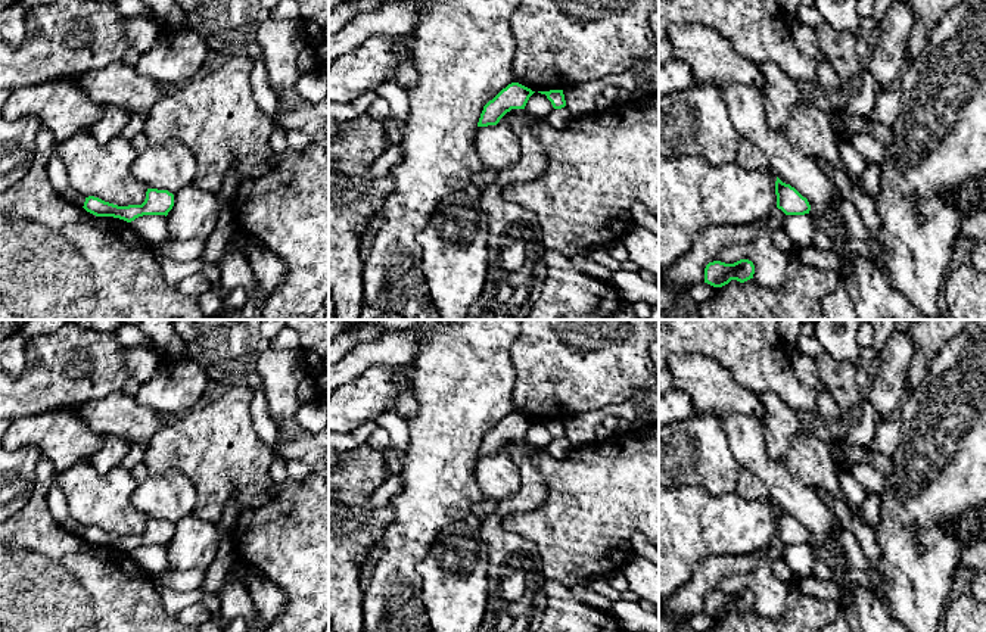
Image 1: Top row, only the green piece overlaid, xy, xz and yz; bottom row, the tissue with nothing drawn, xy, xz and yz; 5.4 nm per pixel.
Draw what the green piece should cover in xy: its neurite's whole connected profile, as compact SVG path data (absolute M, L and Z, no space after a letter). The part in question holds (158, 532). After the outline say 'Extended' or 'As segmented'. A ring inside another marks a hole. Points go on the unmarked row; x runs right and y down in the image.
M147 519L141 535L118 536L99 527L88 526L84 539L96 547L113 547L127 552L143 545L168 545L174 536L174 524L168 520Z. As segmented

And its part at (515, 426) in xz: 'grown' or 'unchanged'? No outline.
unchanged

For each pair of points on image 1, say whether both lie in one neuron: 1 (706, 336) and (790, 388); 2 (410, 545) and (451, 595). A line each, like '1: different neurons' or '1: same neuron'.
1: same neuron
2: different neurons

